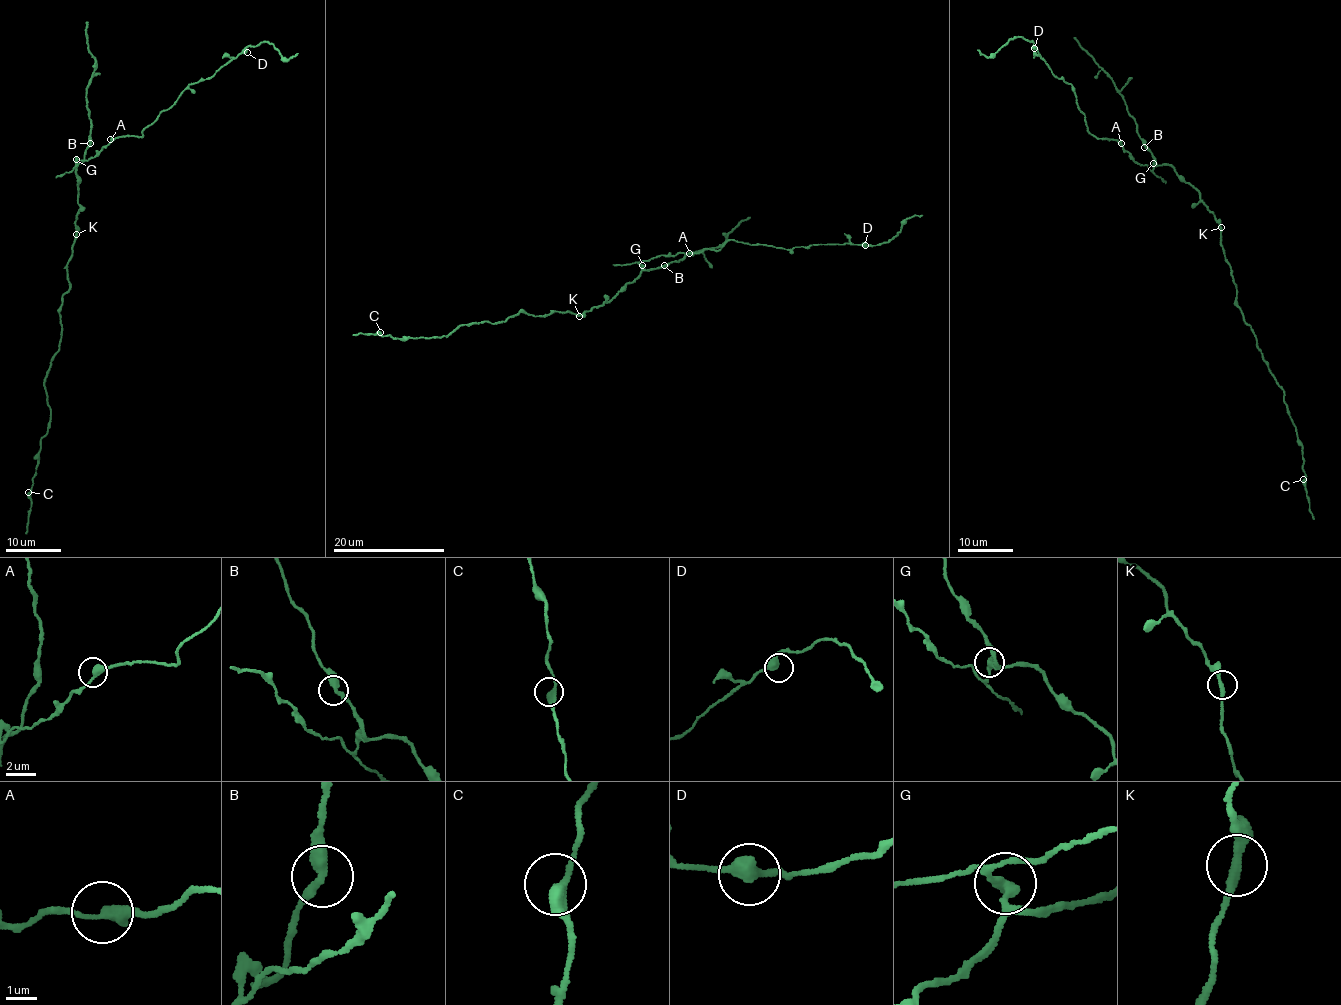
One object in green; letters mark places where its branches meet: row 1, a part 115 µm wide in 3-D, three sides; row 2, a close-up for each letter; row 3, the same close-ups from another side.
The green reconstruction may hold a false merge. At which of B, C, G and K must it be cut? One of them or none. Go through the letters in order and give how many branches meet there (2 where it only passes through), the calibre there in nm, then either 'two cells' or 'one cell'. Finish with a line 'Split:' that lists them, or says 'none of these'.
B: 2 | 340 nm | one cell
C: 2 | 320 nm | one cell
G: 2 | 280 nm | two cells
K: 2 | 280 nm | one cell
Split: G

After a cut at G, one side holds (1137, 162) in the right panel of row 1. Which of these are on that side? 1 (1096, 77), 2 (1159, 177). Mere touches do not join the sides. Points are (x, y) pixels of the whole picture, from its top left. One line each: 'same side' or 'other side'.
1: other side
2: same side

